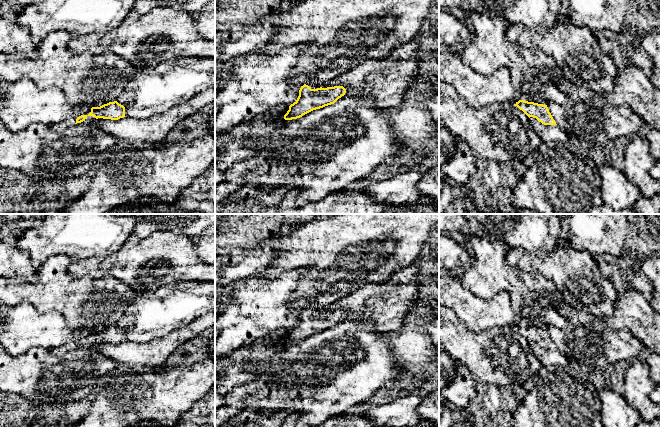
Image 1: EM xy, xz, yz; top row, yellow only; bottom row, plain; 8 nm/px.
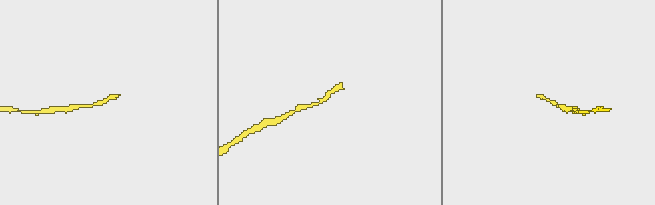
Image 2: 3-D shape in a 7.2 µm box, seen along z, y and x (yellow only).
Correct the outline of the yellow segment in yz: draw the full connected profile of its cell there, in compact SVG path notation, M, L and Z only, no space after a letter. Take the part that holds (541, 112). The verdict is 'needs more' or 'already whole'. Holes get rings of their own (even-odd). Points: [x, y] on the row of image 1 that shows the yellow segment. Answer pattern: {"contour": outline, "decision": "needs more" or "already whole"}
{"contour": "M519 100L514 105L522 110L529 118L536 118L544 125L557 125L551 113L549 112L547 105L524 100Z", "decision": "already whole"}

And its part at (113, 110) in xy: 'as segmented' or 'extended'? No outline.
as segmented

